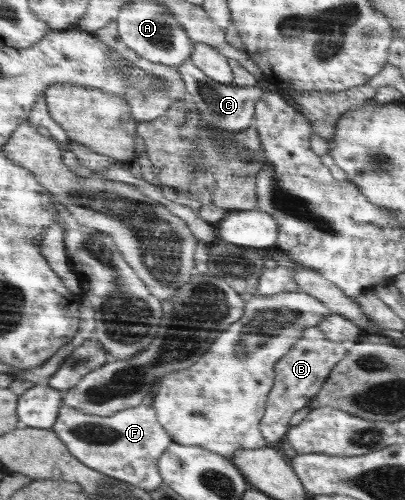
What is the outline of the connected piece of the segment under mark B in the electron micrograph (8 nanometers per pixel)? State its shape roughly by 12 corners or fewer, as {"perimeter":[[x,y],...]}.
{"perimeter":[[305,328],[277,361],[259,429],[278,446],[348,346]]}

